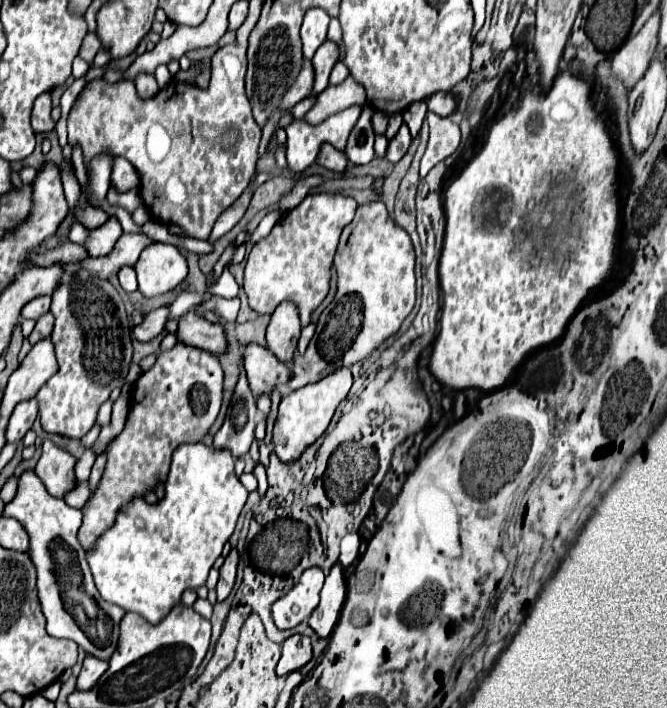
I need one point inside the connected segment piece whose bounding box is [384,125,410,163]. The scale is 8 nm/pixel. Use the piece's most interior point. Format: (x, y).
(399, 145)

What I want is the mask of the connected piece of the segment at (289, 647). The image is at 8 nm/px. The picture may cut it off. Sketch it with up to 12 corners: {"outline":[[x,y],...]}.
{"outline":[[292,635],[282,643],[278,677],[312,659],[310,637]]}

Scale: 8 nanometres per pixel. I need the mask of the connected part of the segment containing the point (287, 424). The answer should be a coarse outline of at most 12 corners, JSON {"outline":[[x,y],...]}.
{"outline":[[342,367],[282,397],[272,451],[294,463],[352,387]]}

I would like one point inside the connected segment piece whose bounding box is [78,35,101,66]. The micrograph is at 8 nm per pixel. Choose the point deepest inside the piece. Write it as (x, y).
(90, 46)

